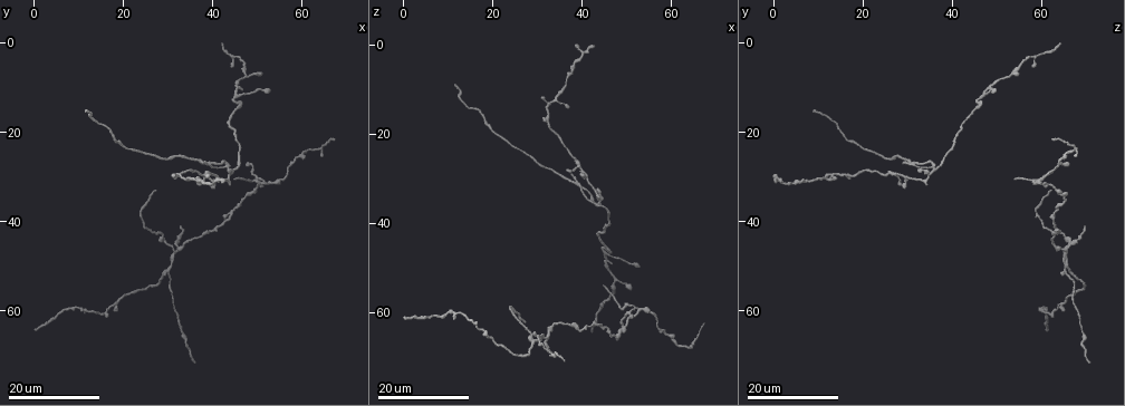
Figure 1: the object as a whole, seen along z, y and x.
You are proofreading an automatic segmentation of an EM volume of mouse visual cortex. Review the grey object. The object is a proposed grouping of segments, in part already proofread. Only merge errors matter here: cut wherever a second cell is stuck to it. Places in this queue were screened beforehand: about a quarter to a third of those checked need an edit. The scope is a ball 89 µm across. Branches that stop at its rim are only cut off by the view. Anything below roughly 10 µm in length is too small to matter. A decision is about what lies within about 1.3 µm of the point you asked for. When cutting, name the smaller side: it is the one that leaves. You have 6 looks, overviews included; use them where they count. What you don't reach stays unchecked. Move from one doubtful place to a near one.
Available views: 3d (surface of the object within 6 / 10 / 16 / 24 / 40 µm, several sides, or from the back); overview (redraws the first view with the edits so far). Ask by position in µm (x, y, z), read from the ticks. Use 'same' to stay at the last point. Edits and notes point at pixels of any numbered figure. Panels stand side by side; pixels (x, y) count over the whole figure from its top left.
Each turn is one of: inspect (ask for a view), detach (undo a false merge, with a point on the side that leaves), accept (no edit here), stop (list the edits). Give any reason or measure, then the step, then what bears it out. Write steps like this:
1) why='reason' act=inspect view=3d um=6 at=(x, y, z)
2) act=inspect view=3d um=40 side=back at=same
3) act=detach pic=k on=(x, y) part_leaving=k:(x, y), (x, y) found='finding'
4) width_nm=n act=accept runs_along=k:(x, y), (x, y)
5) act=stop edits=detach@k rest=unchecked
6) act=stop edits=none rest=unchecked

why='sharp bend' act=inspect view=3d um=24 at=(44.0, 13.0, 45.5)

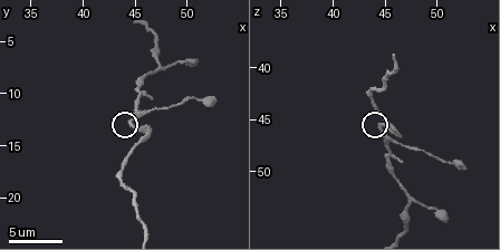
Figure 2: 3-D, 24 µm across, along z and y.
act=inspect view=3d um=6 at=(44.4, 12.8, 45.8)

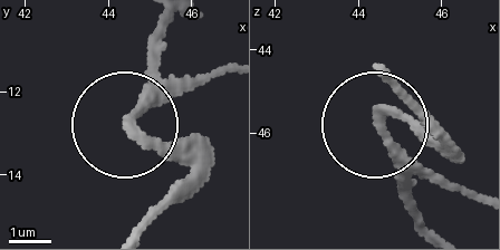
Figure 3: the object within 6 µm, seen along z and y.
width_nm=240 act=accept found='continuous, no second cell'

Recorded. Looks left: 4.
why='three arms meet' act=inspect view=3d um=10 at=(47.2, 7.2, 53.2)

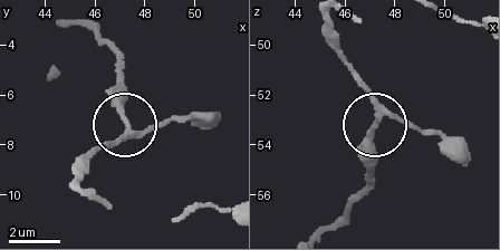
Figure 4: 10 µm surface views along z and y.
arms=3 act=accept runs_along=4:(330, 20), (335, 46), (375, 116), (368, 178) found='one cell here'

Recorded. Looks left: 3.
why='three-way junction' act=inspect view=3d um=24 at=(31.5, 47.5, 65.5)

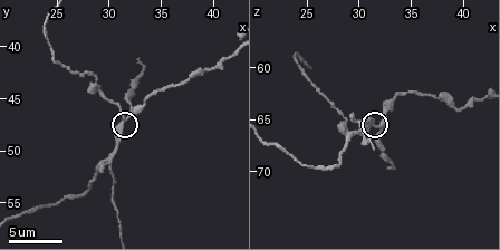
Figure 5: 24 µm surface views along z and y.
act=inspect view=3d um=10 at=same

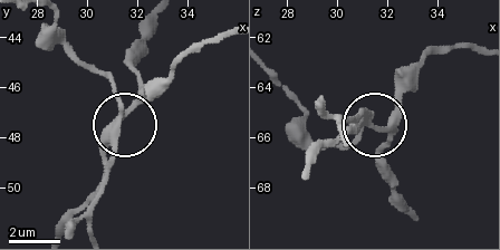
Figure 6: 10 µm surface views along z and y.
why='zoom in' act=inspect view=3d um=6 at=same

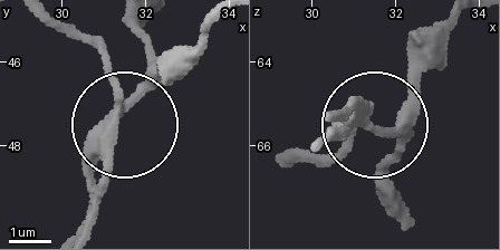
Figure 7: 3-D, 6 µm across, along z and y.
act=detach pic=7 on=(95, 196) part_leaving=7:(108, 138), (90, 231) found='two cells meet here'

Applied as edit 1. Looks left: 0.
act=stop edits=detach@7 rest=unchecked

